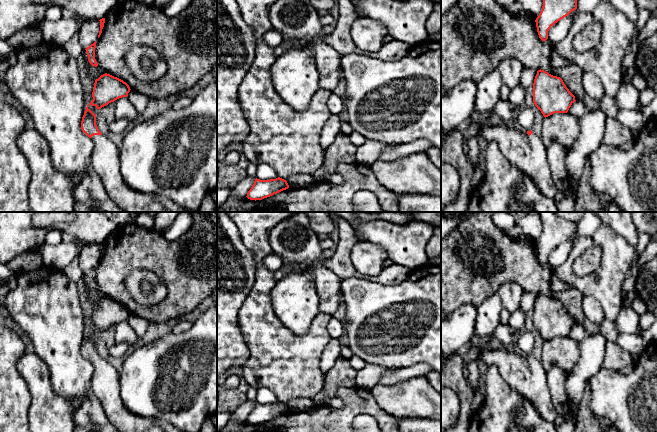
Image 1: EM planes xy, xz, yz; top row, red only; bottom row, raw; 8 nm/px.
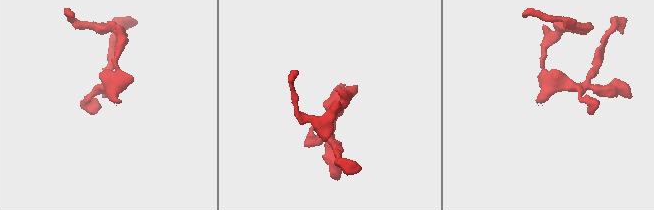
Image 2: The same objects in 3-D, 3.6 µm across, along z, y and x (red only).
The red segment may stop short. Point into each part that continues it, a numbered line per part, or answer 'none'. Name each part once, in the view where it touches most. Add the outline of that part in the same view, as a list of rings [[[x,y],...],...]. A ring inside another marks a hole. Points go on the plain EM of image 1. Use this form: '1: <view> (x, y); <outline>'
1: xy (105, 382); [[[94,359],[92,390],[110,423],[119,432],[182,432],[172,424],[128,411],[120,397],[119,373],[105,359]]]

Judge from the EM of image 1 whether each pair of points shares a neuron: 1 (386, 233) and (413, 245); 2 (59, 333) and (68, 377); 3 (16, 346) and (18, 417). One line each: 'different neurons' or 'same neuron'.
1: same neuron
2: same neuron
3: same neuron

